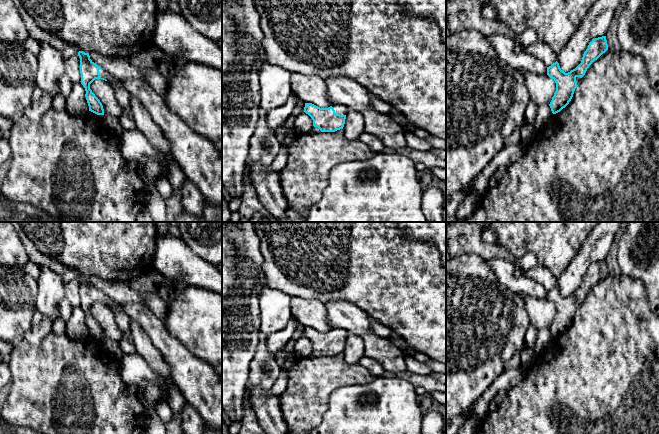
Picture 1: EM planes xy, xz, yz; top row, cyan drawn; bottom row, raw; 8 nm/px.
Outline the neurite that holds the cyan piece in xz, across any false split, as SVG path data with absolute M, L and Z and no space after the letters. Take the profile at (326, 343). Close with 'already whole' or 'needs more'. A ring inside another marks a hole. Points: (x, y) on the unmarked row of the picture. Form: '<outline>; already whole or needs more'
M305 327L304 336L313 344L311 356L335 356L343 353L349 332L344 329L332 329L320 332L312 327Z; needs more

